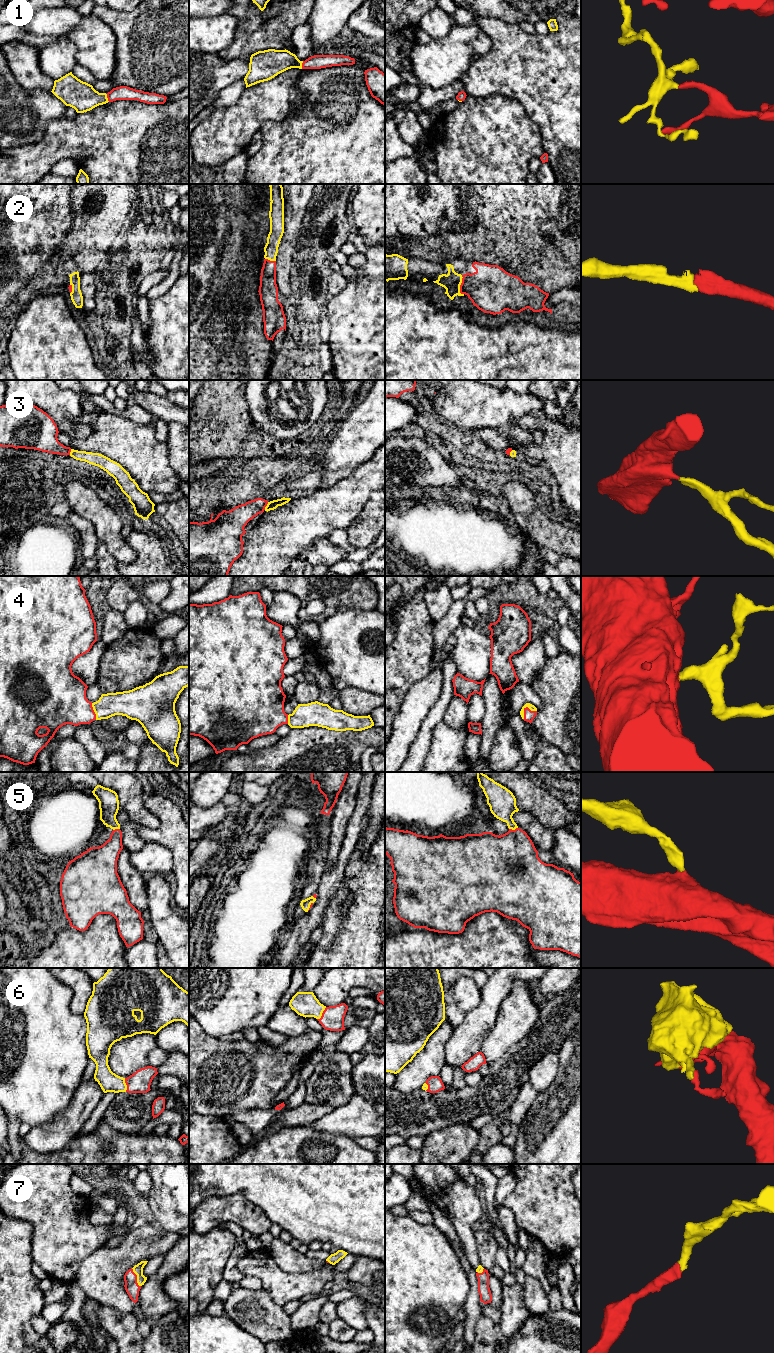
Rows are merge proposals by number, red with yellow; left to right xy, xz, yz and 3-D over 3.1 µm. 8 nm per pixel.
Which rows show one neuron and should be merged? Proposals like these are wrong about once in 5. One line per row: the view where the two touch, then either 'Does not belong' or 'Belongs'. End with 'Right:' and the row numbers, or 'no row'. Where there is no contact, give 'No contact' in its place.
1: Touches red in xy. Belongs
2: Touches red in yz. Belongs
3: Touches red in xz. Belongs
4: Touches red in yz. Belongs
5: Touches red in yz. Belongs
6: Touches red in xz. Belongs
7: Touches red in xy. Belongs
Right: 1, 2, 3, 4, 5, 6, 7

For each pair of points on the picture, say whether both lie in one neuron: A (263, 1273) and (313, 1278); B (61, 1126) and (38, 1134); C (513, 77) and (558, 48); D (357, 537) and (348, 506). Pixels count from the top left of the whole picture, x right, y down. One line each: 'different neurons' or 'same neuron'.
A: same neuron
B: same neuron
C: same neuron
D: different neurons

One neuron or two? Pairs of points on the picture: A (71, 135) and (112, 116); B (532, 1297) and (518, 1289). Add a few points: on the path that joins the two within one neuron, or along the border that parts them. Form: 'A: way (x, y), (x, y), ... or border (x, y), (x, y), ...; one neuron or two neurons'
A: way (81, 135), (86, 135), (97, 124), (102, 123); one neuron
B: border (521, 1284), (523, 1287), (524, 1303), (529, 1313); two neurons

